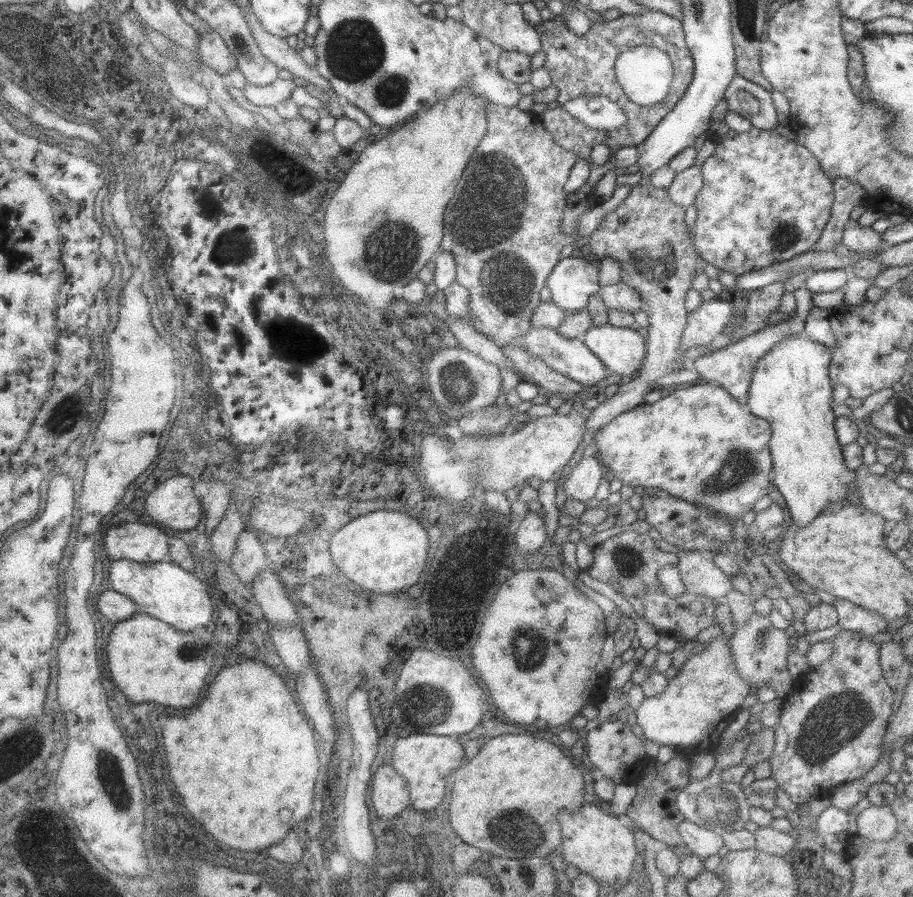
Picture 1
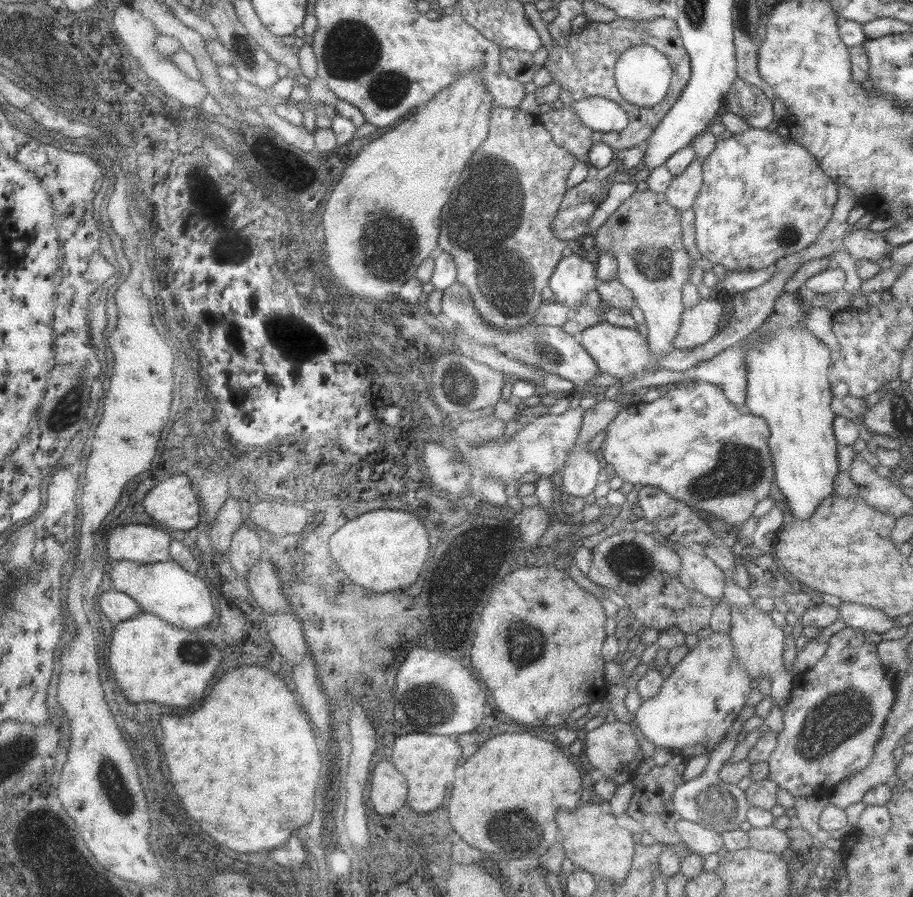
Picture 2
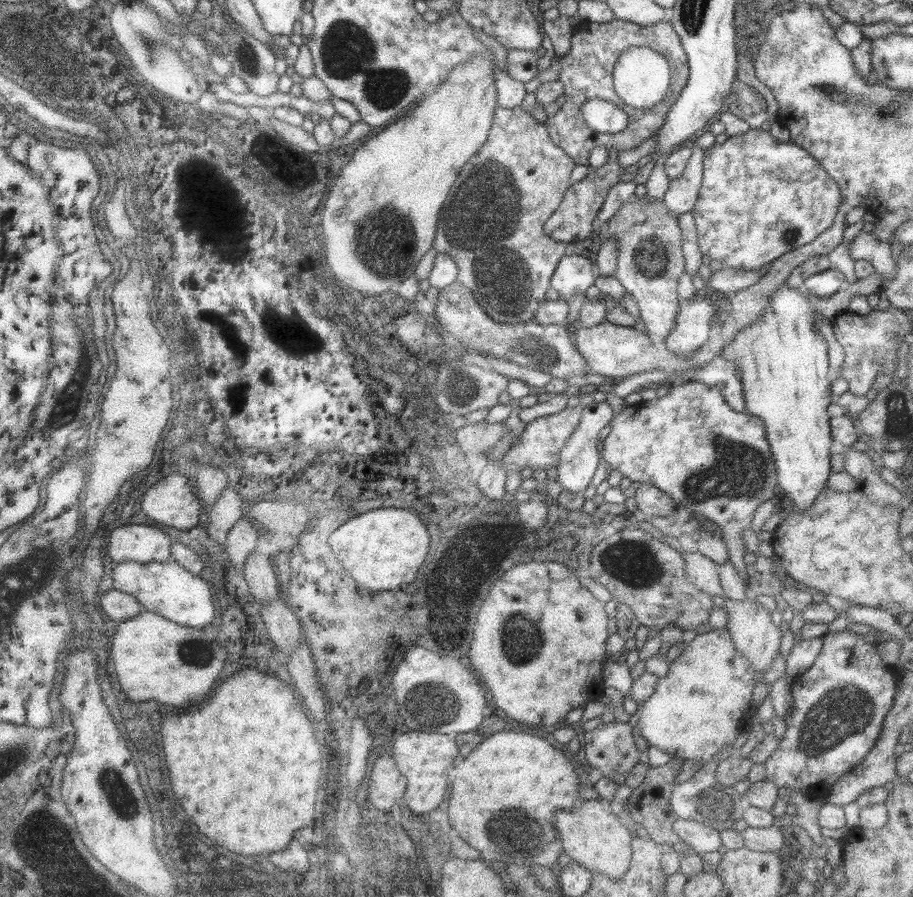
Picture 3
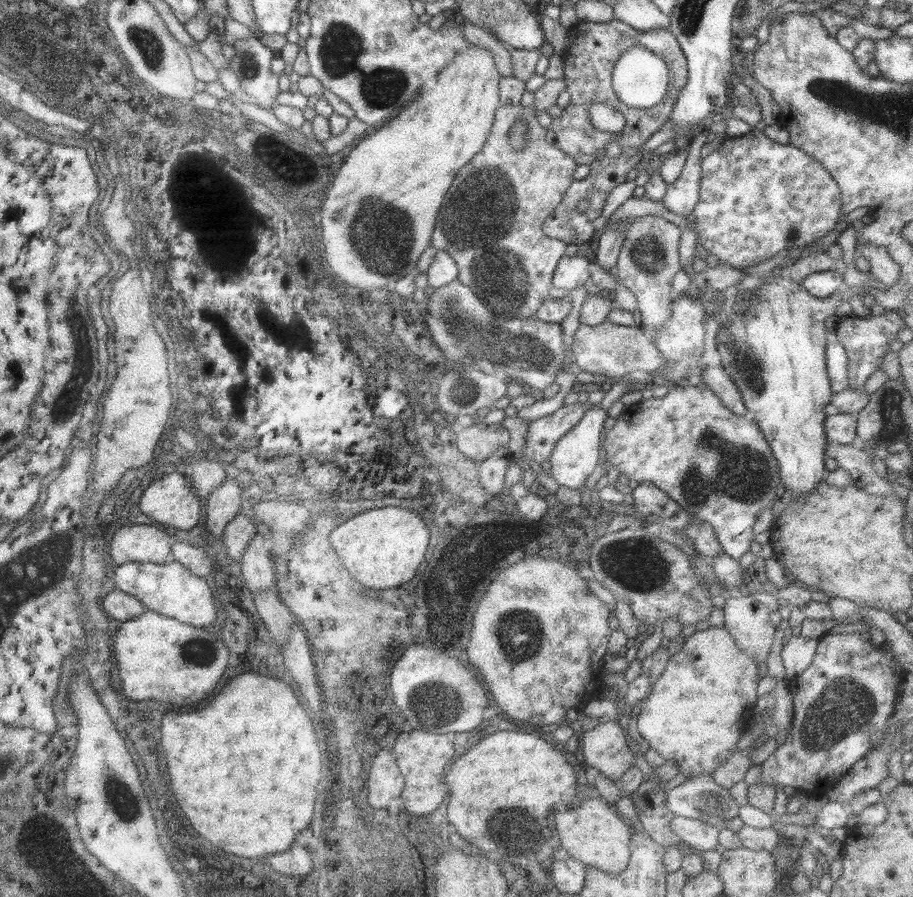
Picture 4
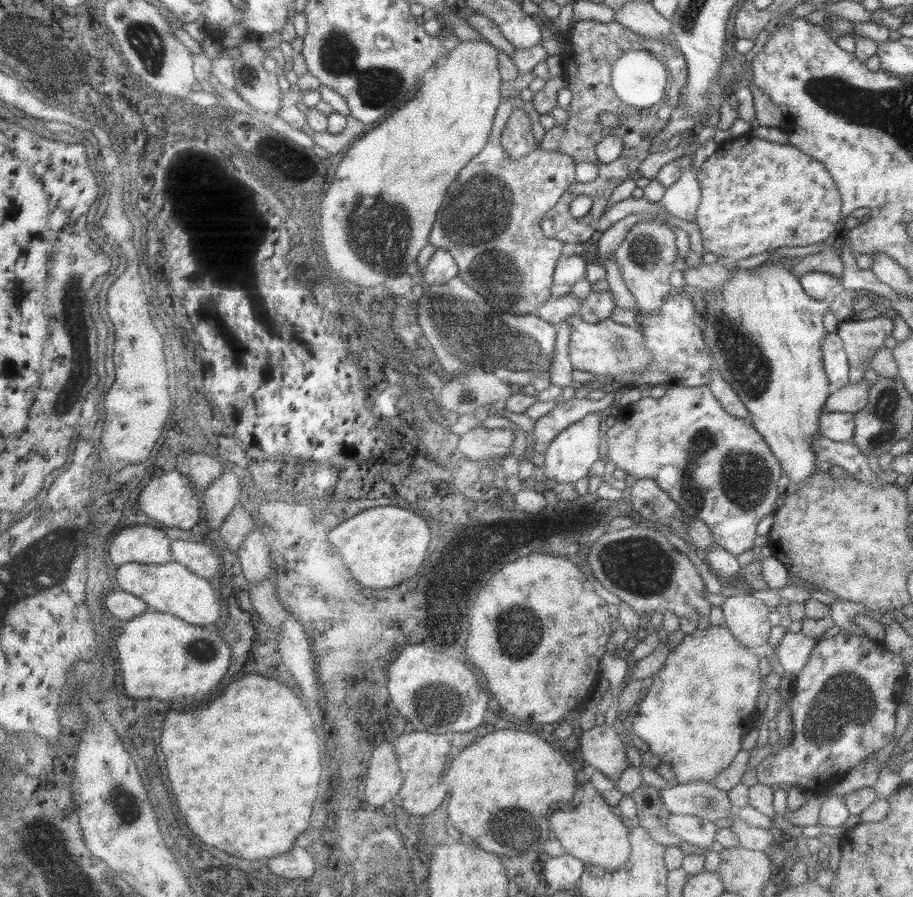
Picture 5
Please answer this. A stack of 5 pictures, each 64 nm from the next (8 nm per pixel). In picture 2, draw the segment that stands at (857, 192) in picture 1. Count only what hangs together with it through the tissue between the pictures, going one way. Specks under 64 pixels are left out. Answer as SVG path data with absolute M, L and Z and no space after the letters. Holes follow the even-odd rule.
M839 184L837 201L833 206L831 219L820 231L817 239L808 248L777 260L774 264L776 267L775 273L772 275L772 278L762 284L762 286L741 293L735 293L730 308L731 317L728 320L728 325L726 325L724 329L719 330L714 335L714 338L712 337L708 342L700 346L686 350L674 348L670 354L667 354L664 358L661 358L661 360L655 360L655 358L651 356L642 329L622 328L608 324L605 321L583 330L578 340L588 351L588 354L596 361L596 366L598 366L600 374L608 374L619 380L630 375L638 376L647 371L650 366L656 366L657 369L684 373L686 370L696 366L696 364L700 364L700 361L708 360L716 356L719 352L736 346L741 340L745 339L745 336L758 330L764 324L764 321L773 313L777 299L785 292L784 287L786 281L800 266L815 258L828 257L834 254L838 247L842 246L843 238L849 230L849 224L846 220L848 220L848 214L850 214L850 210L852 210L855 205L855 194L850 192L850 188L844 188L842 184Z

